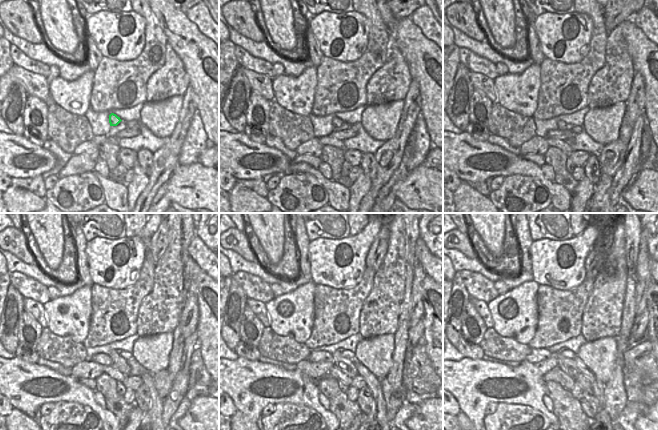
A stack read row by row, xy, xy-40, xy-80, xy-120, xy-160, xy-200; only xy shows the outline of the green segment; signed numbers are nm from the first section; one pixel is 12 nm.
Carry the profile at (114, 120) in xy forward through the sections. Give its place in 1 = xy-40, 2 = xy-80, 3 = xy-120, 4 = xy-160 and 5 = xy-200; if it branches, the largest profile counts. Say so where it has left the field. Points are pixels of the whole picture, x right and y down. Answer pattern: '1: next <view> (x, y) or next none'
1: next xy-40 (337, 122)
2: next xy-80 (561, 125)
3: next xy-120 (119, 363)
4: next xy-160 (344, 365)
5: next xy-200 (567, 365)

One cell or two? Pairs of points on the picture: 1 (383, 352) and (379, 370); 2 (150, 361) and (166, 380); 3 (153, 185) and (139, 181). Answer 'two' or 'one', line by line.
1: one
2: two
3: two

